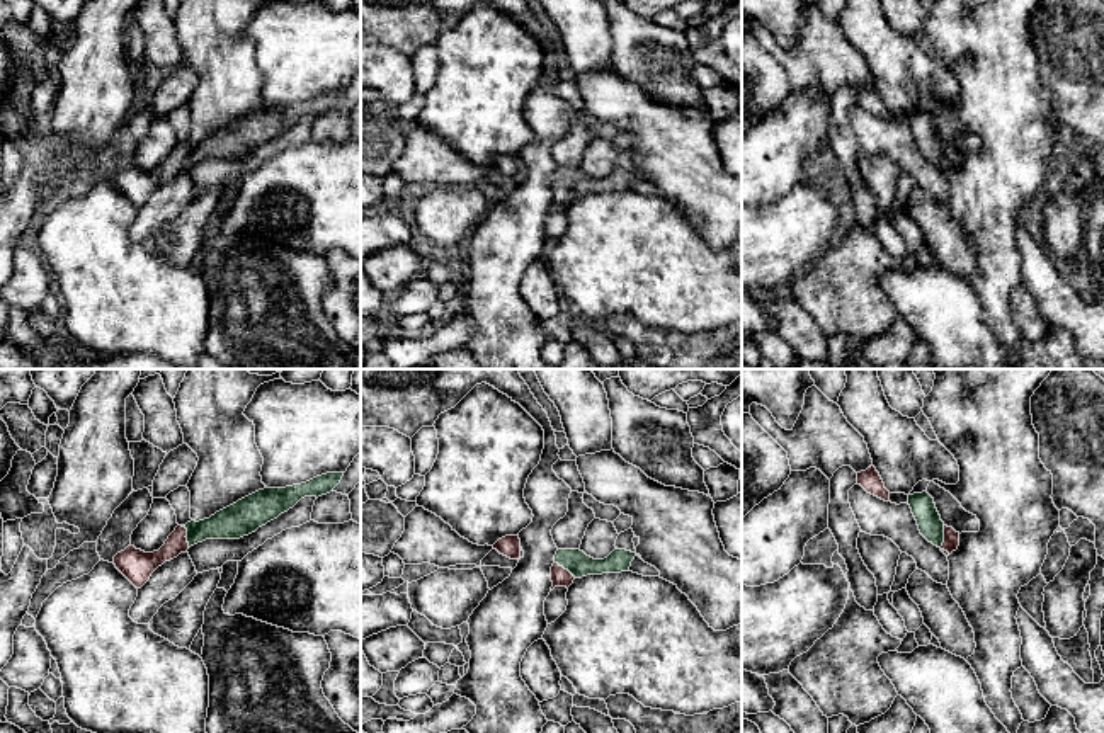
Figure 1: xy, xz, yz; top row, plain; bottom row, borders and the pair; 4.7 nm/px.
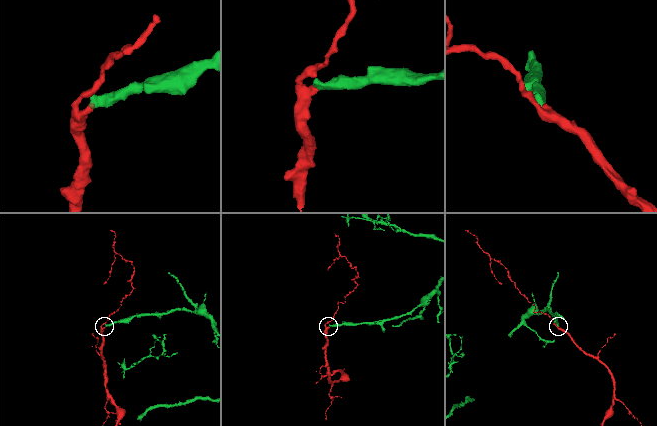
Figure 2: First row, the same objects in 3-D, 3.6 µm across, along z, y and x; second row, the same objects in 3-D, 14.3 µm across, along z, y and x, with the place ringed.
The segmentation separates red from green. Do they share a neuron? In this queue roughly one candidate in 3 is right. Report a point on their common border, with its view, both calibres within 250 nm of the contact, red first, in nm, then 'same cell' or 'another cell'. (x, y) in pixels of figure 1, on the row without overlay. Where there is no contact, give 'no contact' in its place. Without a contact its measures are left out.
contact xy (186, 153); calibres 120 and 160 nm; same cell

